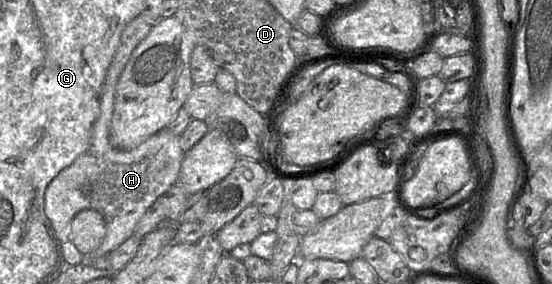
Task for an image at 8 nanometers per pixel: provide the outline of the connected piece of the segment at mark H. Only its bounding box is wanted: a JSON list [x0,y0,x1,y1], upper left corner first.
[45,16,184,266]

